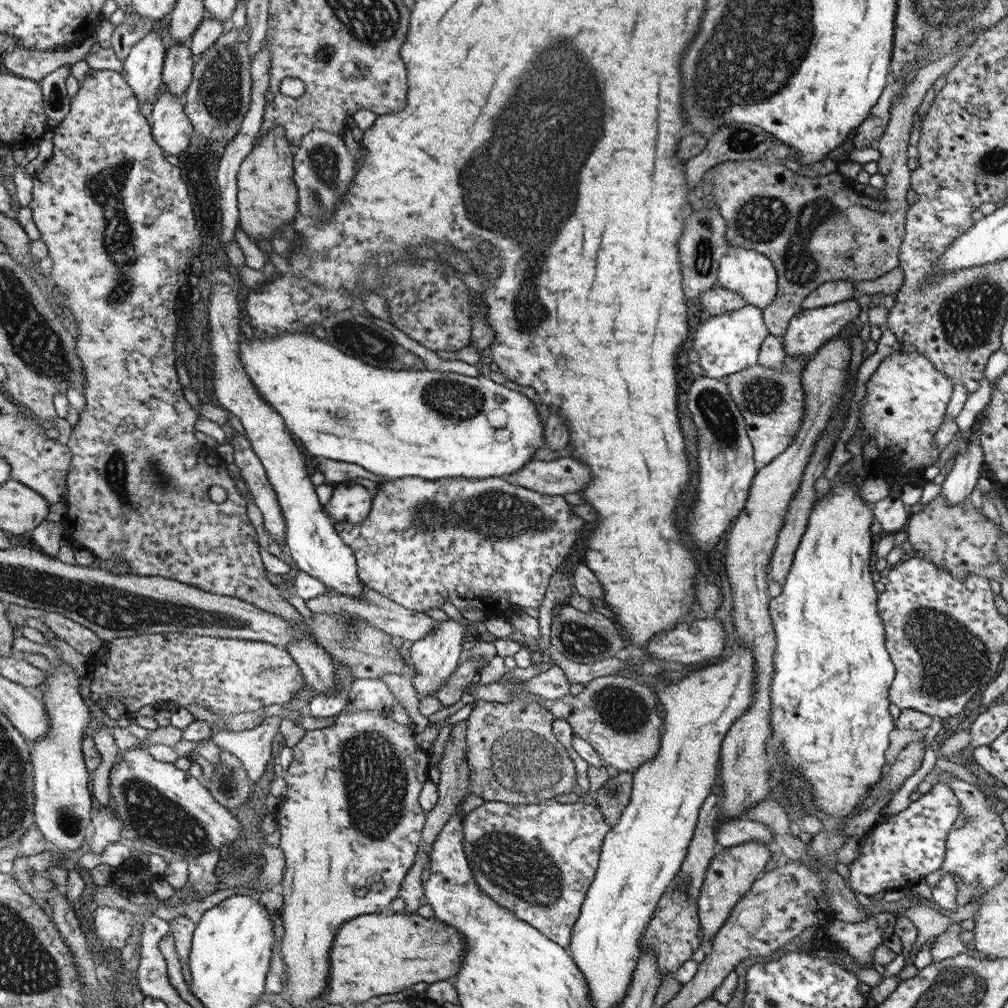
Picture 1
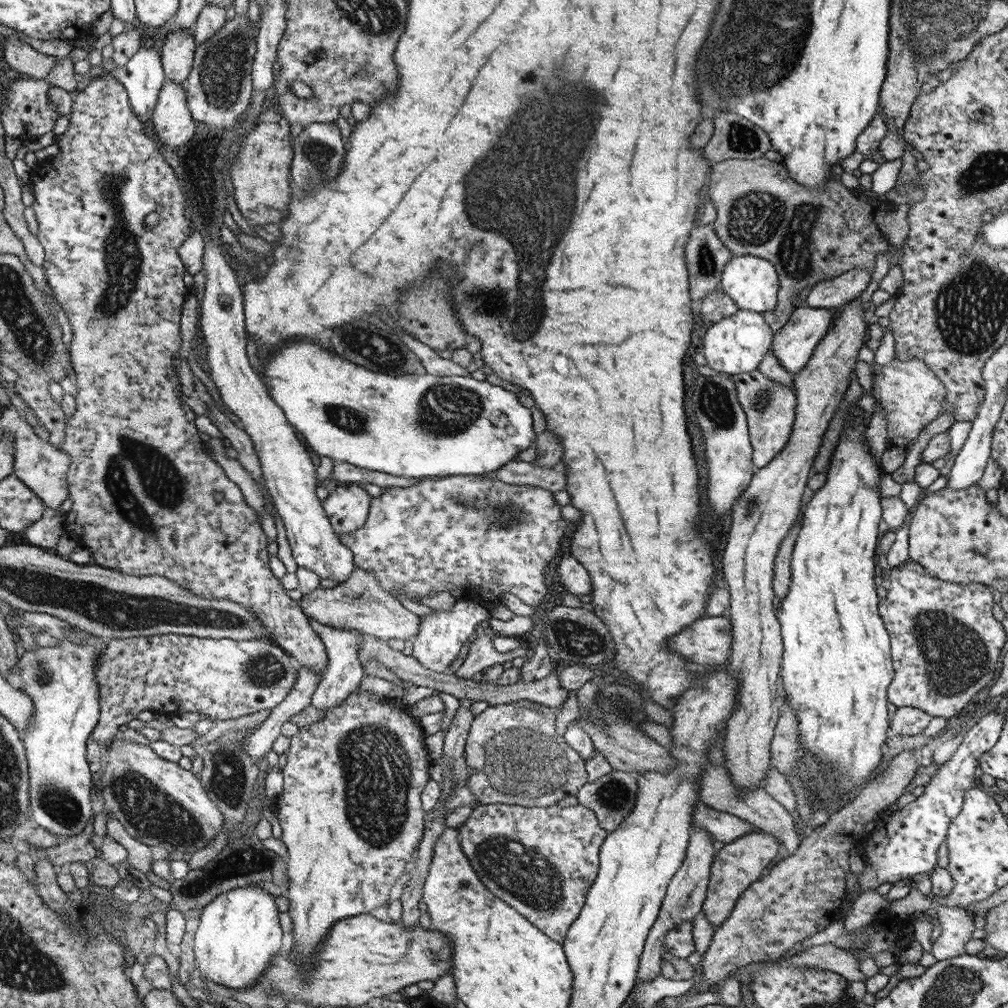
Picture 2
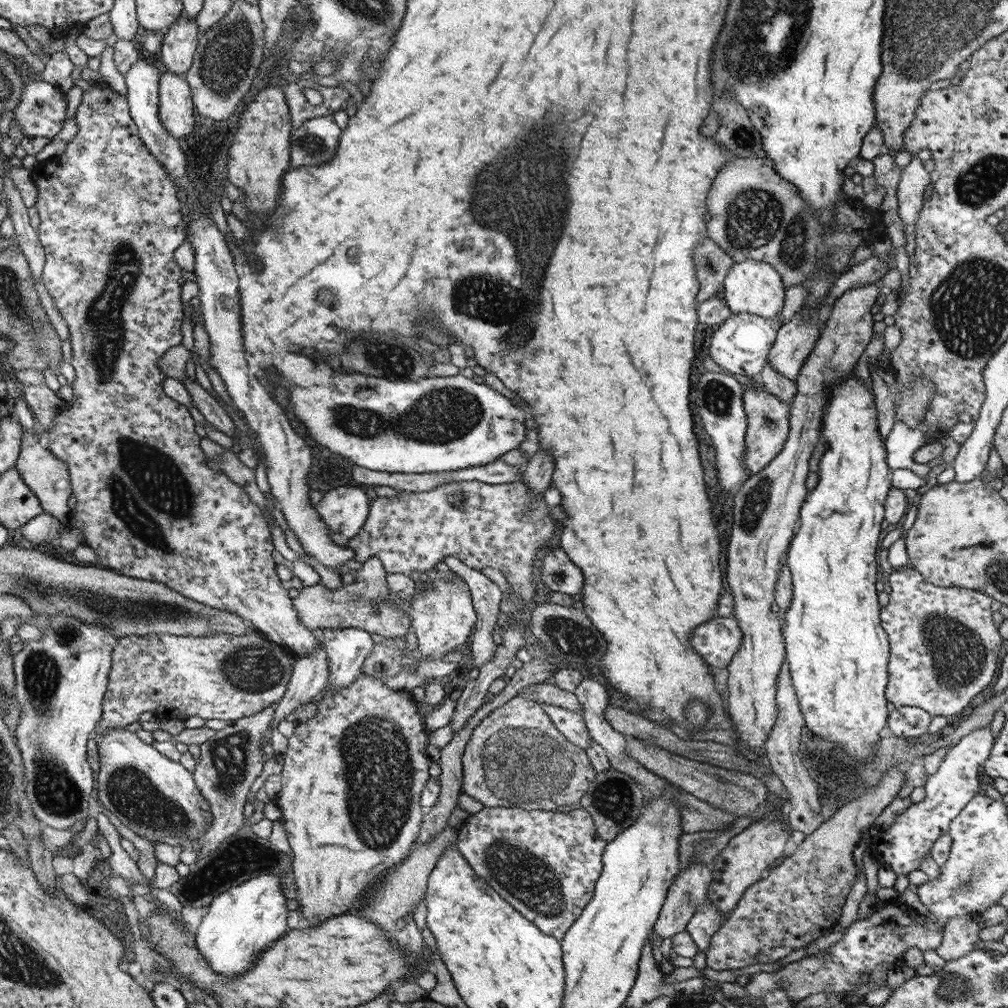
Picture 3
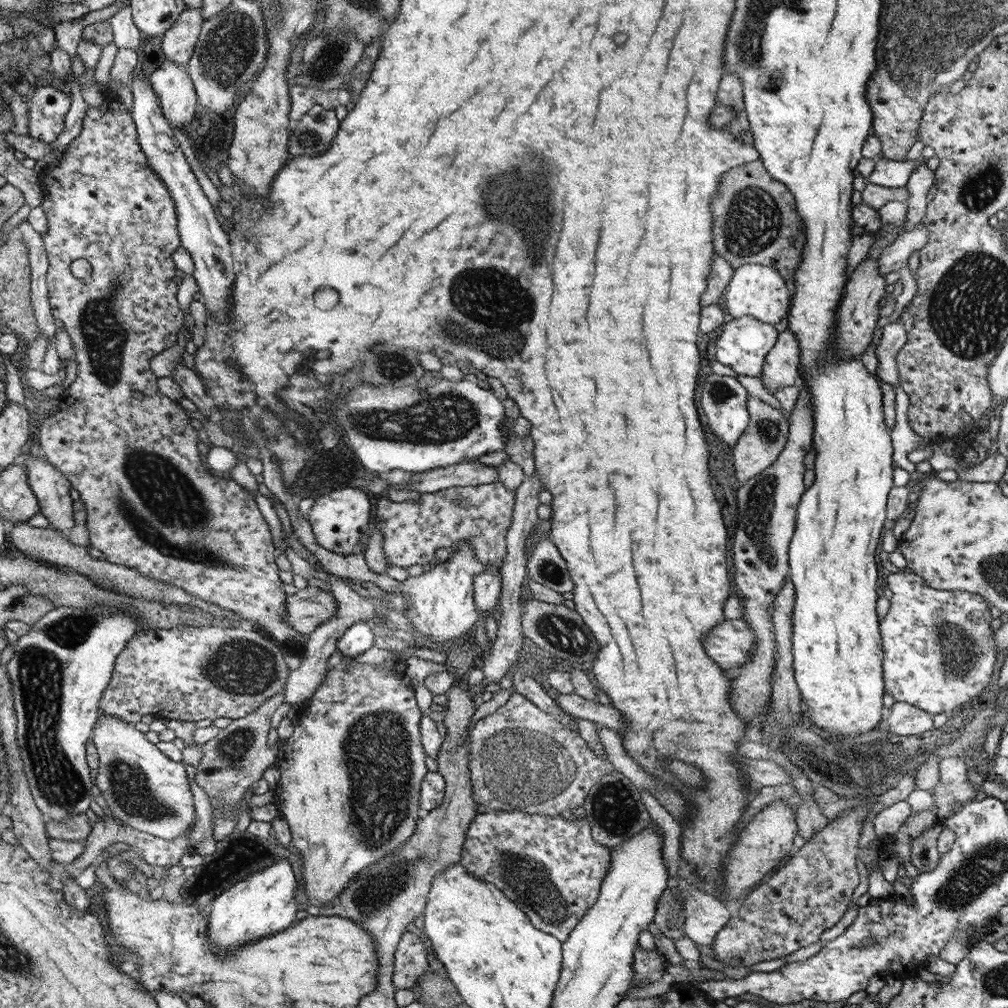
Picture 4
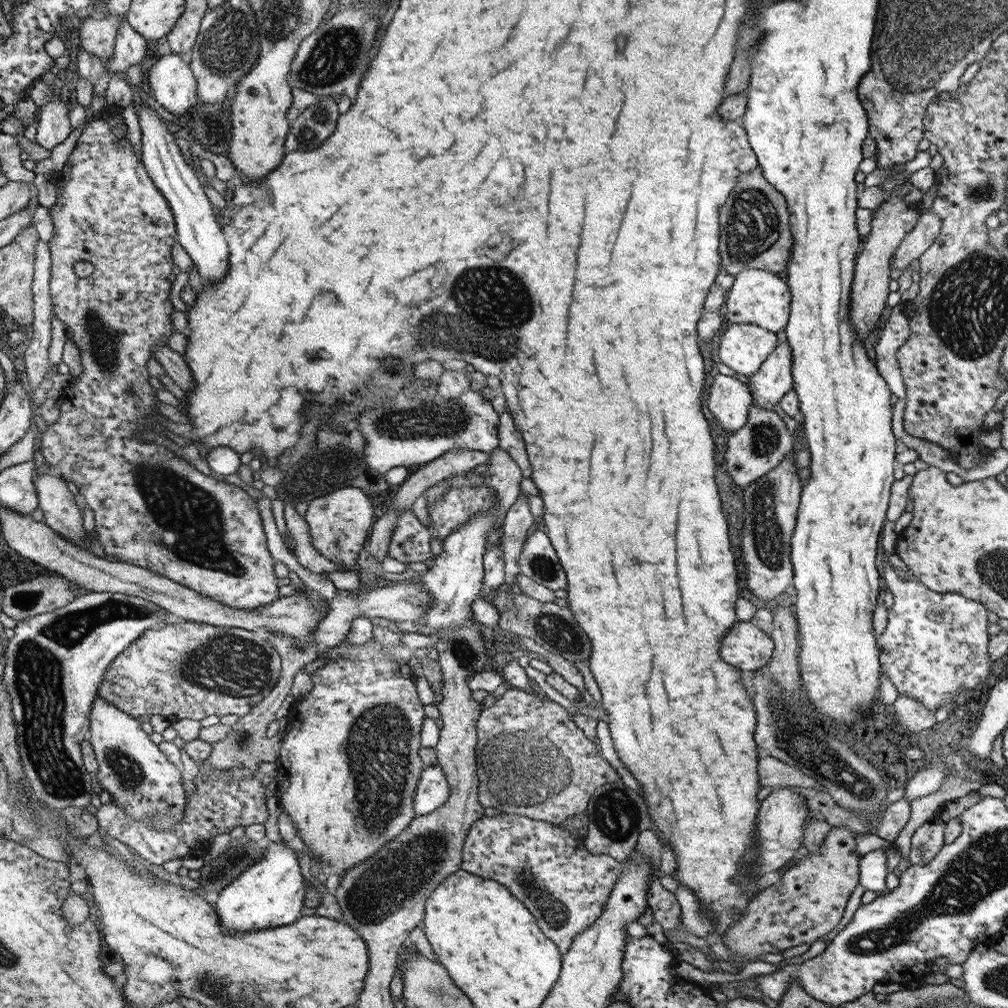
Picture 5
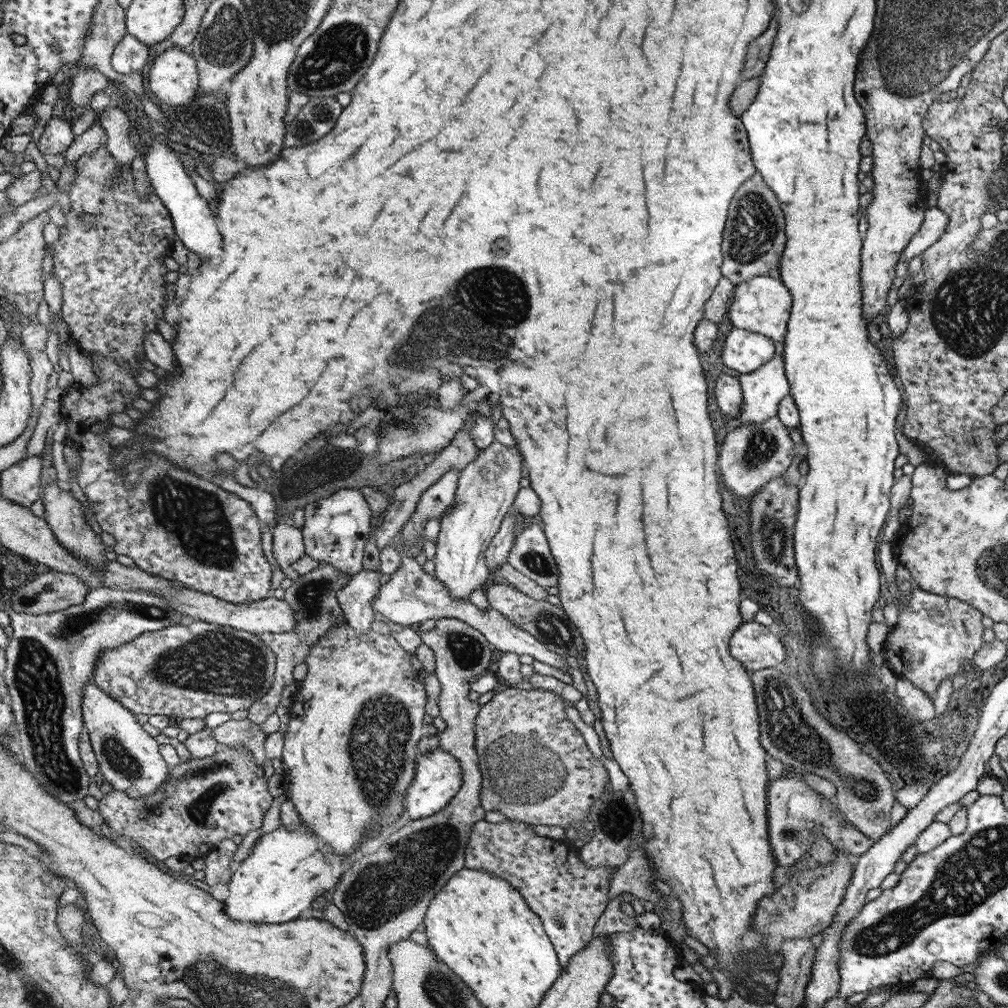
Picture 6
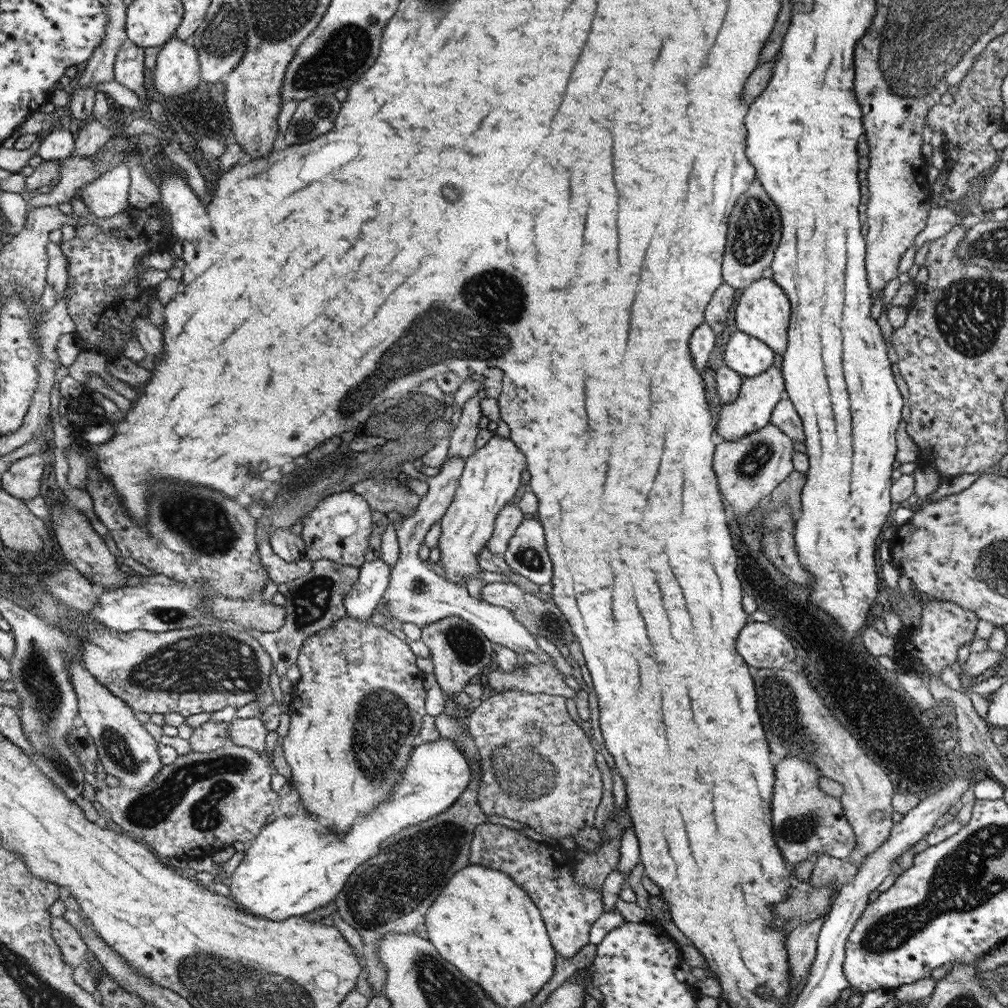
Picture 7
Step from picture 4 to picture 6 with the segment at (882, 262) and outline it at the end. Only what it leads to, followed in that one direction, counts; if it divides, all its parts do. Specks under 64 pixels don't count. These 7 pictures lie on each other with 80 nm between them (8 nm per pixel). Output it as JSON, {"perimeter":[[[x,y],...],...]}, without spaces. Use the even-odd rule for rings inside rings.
{"perimeter":[[[927,207],[921,227],[902,251],[900,260],[908,262],[915,256],[922,255],[942,236],[948,221],[949,218],[938,207]]]}

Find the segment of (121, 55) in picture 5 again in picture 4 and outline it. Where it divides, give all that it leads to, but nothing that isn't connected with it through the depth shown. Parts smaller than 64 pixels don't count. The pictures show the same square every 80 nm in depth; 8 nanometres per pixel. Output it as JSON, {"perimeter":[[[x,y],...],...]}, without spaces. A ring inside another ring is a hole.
{"perimeter":[[[130,3],[110,18],[113,28],[113,43],[117,48],[132,48],[141,51],[144,36],[133,20],[133,7]]]}

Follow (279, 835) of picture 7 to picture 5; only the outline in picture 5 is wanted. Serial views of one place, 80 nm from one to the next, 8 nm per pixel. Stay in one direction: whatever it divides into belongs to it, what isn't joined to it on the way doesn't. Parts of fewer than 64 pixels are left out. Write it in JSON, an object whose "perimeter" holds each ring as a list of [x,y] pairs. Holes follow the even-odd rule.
{"perimeter":[[[437,763],[426,765],[421,774],[421,783],[417,784],[415,816],[422,816],[436,811],[449,800],[451,784],[445,770]],[[282,839],[281,843],[267,842],[263,857],[224,888],[222,895],[212,900],[223,931],[259,931],[289,925],[298,920],[298,912],[302,912],[304,908],[306,886],[308,884],[304,882],[304,876],[300,872],[298,854]]]}

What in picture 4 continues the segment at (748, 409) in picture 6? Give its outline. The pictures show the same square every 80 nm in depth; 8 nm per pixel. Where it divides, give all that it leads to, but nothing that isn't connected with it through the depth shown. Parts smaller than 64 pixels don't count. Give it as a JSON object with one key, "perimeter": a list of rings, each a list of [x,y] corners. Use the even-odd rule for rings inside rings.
{"perimeter":[[[789,329],[783,331],[777,337],[776,344],[771,348],[764,361],[761,378],[764,382],[764,387],[770,393],[774,393],[776,389],[781,387],[792,386],[799,384],[801,376],[801,362],[800,360],[800,347],[798,344],[797,336]]]}

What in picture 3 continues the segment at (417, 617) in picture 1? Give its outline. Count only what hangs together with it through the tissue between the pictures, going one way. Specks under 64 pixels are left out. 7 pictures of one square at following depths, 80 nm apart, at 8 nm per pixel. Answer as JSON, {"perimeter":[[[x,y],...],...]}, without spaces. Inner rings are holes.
{"perimeter":[[[371,556],[340,588],[328,588],[320,582],[300,589],[300,594],[294,598],[294,609],[298,612],[298,621],[302,621],[302,625],[312,632],[320,629],[337,631],[344,628],[360,628],[370,635],[378,634],[394,639],[404,638],[412,628],[410,616],[390,597],[387,570],[377,556]]]}

